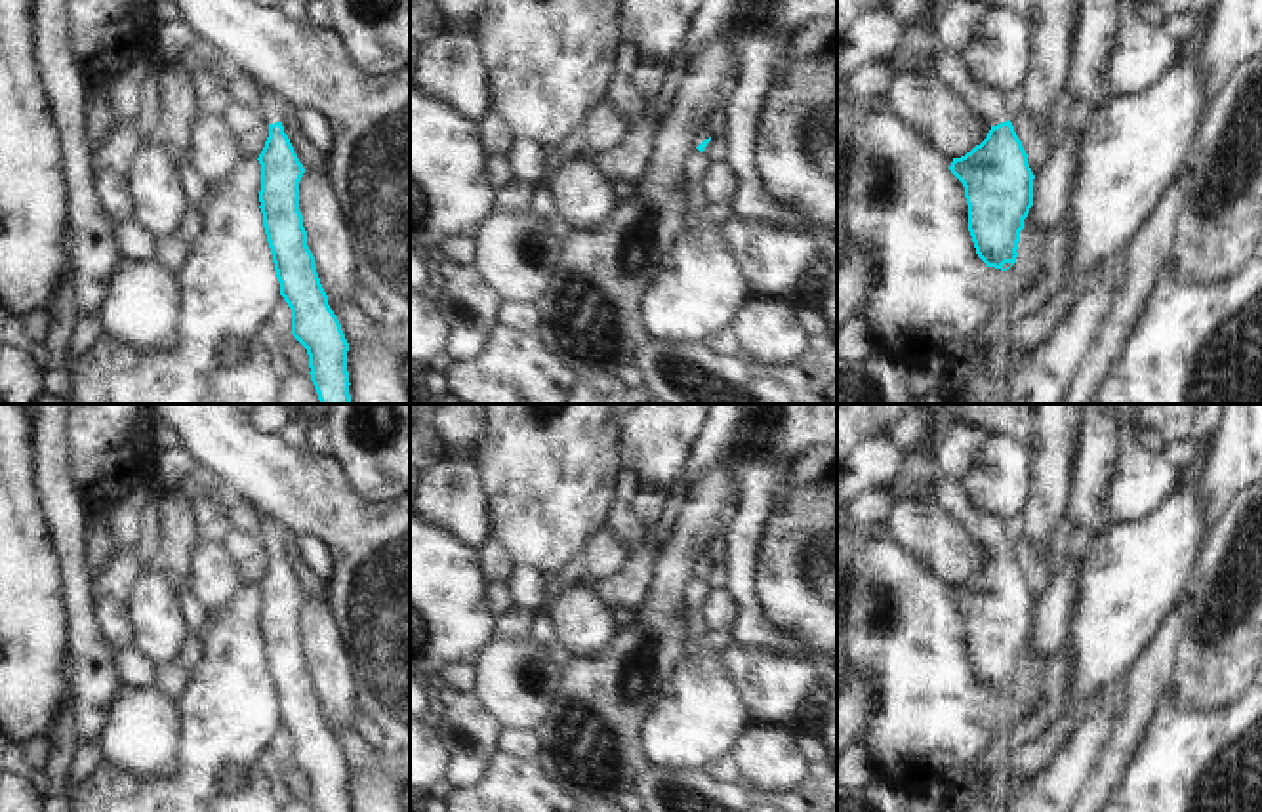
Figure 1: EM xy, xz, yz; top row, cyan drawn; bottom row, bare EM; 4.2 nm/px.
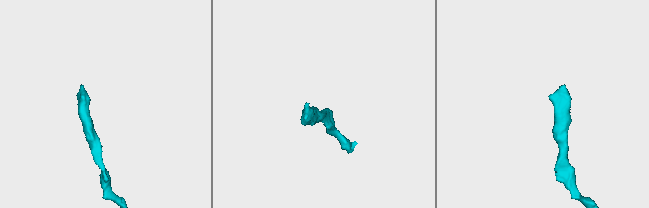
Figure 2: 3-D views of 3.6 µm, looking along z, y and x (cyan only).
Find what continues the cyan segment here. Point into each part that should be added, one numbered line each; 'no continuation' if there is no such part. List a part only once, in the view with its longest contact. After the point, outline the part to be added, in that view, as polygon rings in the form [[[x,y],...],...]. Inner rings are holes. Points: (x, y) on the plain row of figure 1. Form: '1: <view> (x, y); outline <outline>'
1: yz (986, 528); outline [[[944,478],[938,501],[972,539],[986,547],[986,551],[997,553],[1008,547],[1003,532],[1003,520],[974,507],[968,501],[963,482]]]

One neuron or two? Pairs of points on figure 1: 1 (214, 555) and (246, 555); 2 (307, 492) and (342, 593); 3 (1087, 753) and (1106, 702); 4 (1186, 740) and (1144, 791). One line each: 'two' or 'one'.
1: two
2: one
3: one
4: one

